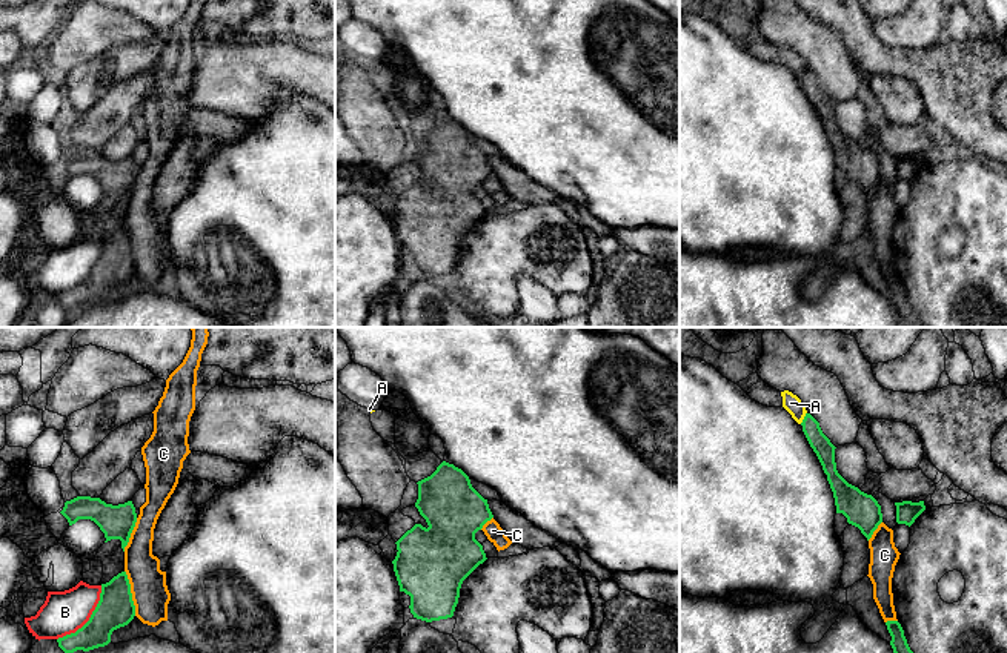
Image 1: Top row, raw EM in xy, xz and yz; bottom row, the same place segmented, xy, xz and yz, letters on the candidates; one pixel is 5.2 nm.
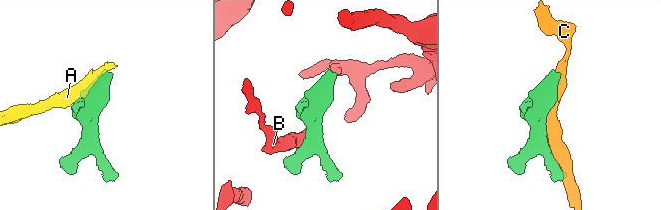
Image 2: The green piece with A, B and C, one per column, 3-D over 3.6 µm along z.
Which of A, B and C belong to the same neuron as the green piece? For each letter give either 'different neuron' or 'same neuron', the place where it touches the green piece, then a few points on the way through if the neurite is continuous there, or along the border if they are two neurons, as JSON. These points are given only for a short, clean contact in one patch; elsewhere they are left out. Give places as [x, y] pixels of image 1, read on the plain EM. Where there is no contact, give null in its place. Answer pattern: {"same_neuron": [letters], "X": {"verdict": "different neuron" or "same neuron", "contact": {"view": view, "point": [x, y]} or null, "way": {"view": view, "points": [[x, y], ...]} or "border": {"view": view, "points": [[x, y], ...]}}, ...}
{"same_neuron": [], "A": {"verdict": "different neuron", "contact": {"view": "yz", "point": [804, 74]}}, "B": {"verdict": "different neuron", "contact": {"view": "xy", "point": [89, 274]}, "border": {"view": "xy", "points": [[102, 241], [99, 258], [91, 272], [74, 288], [57, 295]]}}, "C": {"verdict": "different neuron", "contact": {"view": "xy", "point": [131, 249]}}}

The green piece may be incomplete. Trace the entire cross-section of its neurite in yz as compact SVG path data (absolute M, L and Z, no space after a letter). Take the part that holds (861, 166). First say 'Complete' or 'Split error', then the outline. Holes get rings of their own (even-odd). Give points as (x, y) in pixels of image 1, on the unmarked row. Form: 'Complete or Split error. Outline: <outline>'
Complete. Outline: M806 69L801 81L810 103L823 121L824 129L827 131L835 154L836 169L842 169L847 174L847 178L858 183L869 197L882 178L881 161L872 151L867 151L858 143L849 140L838 129L835 118L836 103L823 89L819 78L810 69Z

